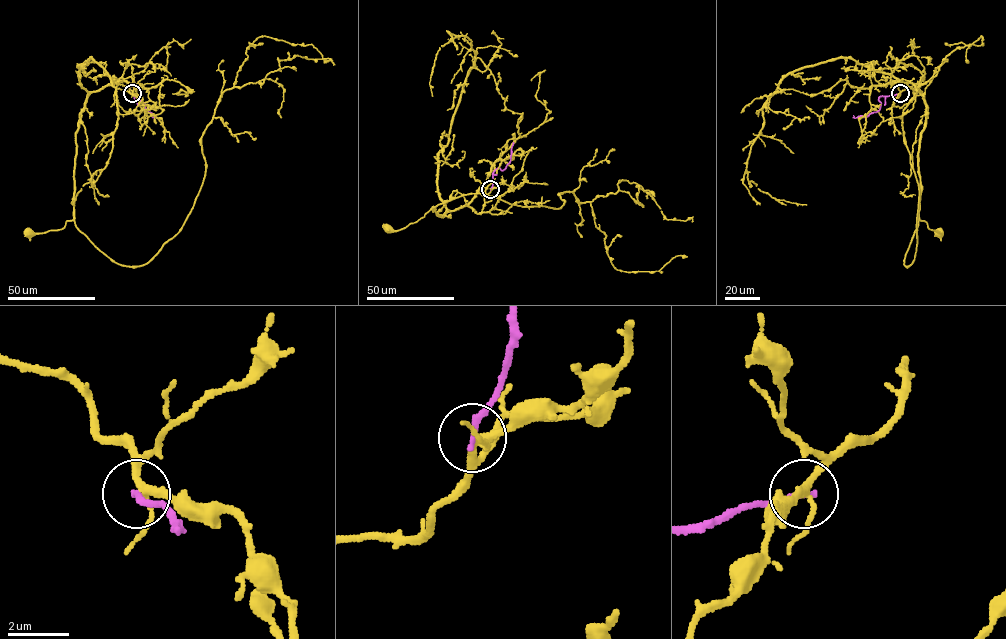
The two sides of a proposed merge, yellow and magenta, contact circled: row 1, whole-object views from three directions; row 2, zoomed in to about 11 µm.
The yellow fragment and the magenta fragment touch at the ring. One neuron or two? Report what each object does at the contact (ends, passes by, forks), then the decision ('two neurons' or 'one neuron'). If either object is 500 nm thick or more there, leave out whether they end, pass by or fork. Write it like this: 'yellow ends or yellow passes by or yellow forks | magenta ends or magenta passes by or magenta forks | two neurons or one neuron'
yellow forks | magenta ends | two neurons

